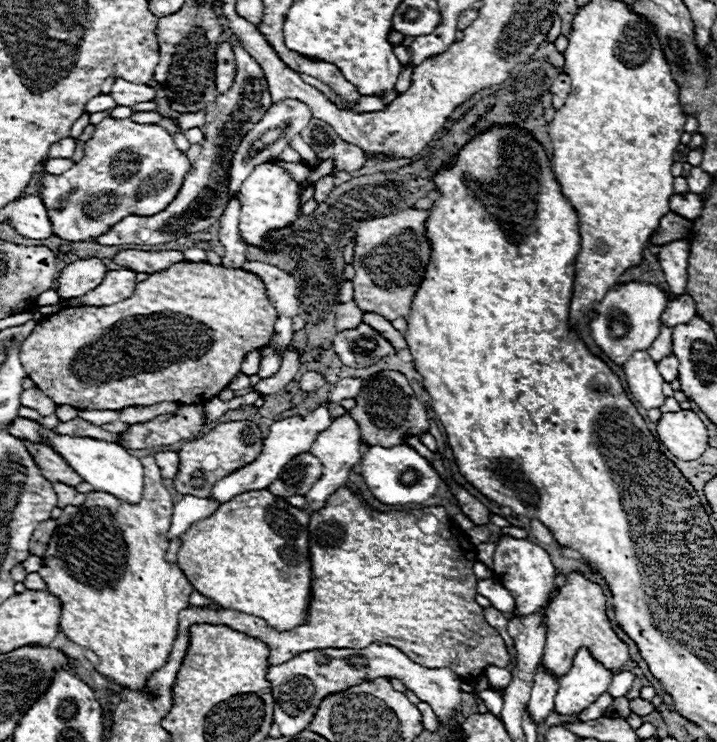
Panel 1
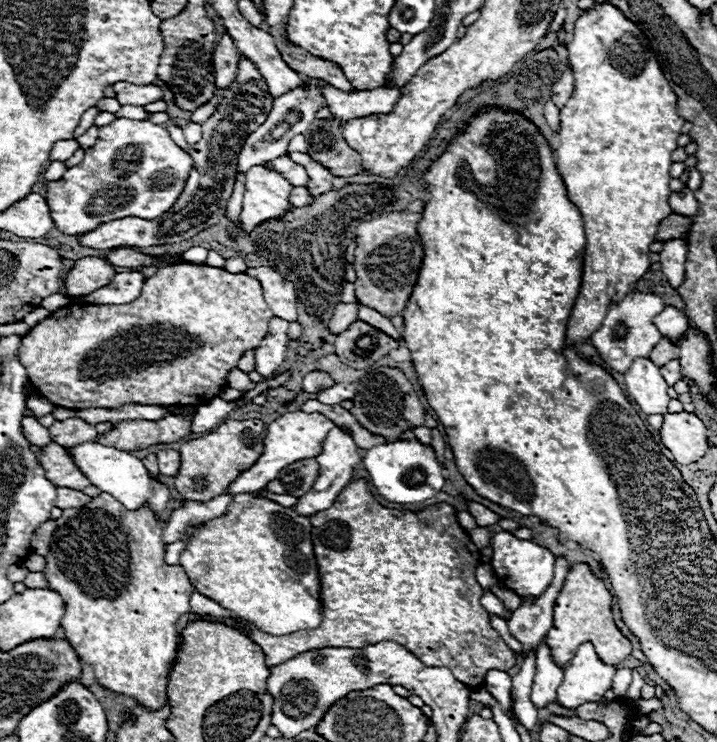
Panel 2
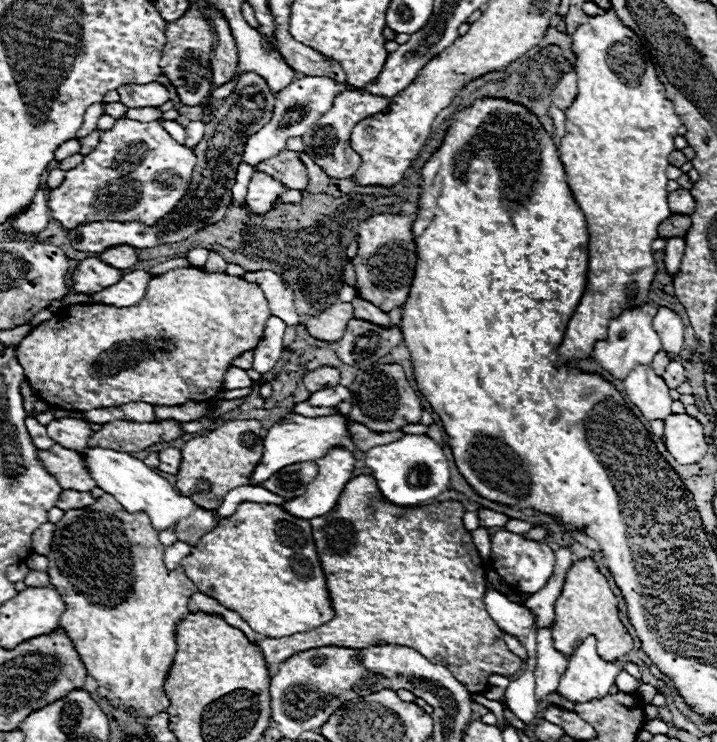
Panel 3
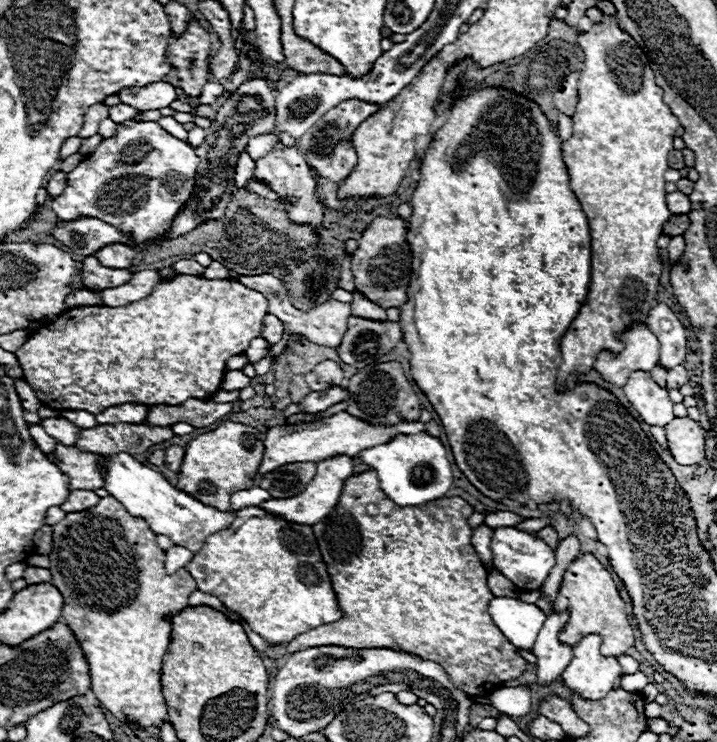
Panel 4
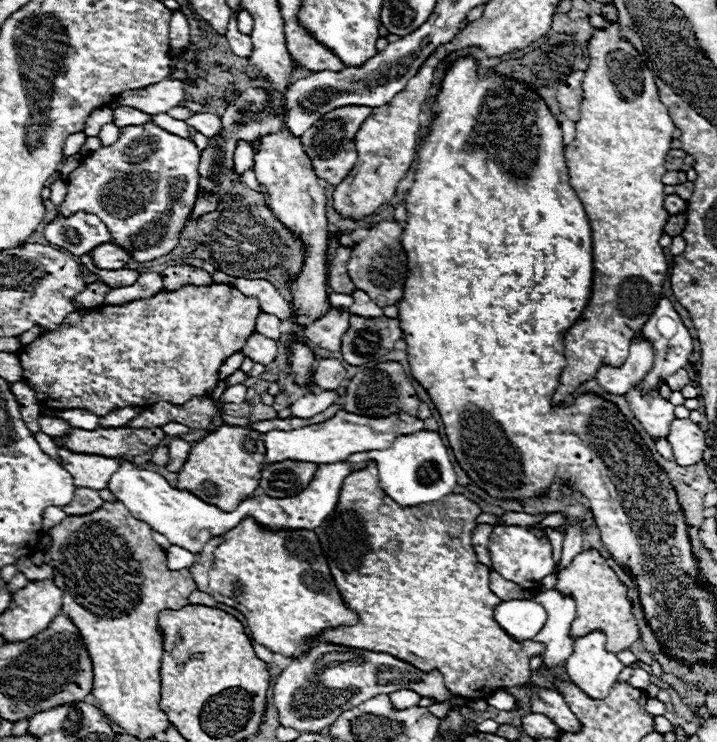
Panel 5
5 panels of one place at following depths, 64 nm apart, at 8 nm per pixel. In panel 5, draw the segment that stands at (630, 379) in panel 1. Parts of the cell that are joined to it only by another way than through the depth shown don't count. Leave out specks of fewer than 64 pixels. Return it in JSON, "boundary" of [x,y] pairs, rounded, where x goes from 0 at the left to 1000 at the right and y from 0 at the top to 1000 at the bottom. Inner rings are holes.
{"boundary":[[[887,523],[873,536],[879,542],[879,550],[887,561],[887,566],[898,574],[898,580],[907,585],[907,590],[929,590],[932,574],[943,563],[940,561],[940,544],[926,539],[915,526],[904,528],[901,534],[893,531],[893,523]]]}

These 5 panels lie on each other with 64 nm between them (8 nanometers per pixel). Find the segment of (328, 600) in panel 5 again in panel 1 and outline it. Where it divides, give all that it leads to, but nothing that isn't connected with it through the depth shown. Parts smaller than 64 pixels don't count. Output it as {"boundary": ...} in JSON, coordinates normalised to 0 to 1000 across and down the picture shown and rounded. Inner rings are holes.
{"boundary":[[[374,660],[332,666],[324,677],[310,679],[298,695],[268,706],[251,728],[254,739],[248,741],[248,763],[257,768],[268,790],[304,817],[360,830],[388,852],[407,849],[427,838],[435,809],[435,757],[430,741],[430,693],[418,685],[404,682]]]}

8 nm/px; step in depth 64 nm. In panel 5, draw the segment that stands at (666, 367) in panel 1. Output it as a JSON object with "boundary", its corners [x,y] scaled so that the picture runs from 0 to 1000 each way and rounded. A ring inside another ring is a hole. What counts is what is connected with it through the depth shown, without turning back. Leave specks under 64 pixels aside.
{"boundary":[[[946,499],[937,509],[932,509],[932,515],[929,515],[937,526],[943,526],[943,528],[948,528],[957,518],[962,518],[962,507],[960,507],[960,501],[957,499]]]}

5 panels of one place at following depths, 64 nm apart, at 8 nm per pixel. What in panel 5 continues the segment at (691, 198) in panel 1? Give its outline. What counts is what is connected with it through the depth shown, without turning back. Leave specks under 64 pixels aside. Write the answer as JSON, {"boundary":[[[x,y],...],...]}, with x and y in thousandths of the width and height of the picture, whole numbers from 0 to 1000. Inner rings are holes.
{"boundary":[[[932,261],[926,267],[926,280],[932,288],[943,288],[943,283],[957,283],[957,272],[943,261]]]}

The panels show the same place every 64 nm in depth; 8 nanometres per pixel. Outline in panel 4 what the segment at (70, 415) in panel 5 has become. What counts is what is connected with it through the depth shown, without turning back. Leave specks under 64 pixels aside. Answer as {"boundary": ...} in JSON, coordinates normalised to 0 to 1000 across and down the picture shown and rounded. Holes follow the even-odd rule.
{"boundary":[[[86,553],[84,561],[89,561],[92,566],[100,566],[100,571],[106,571],[109,577],[128,577],[137,571],[134,561],[120,553]]]}

